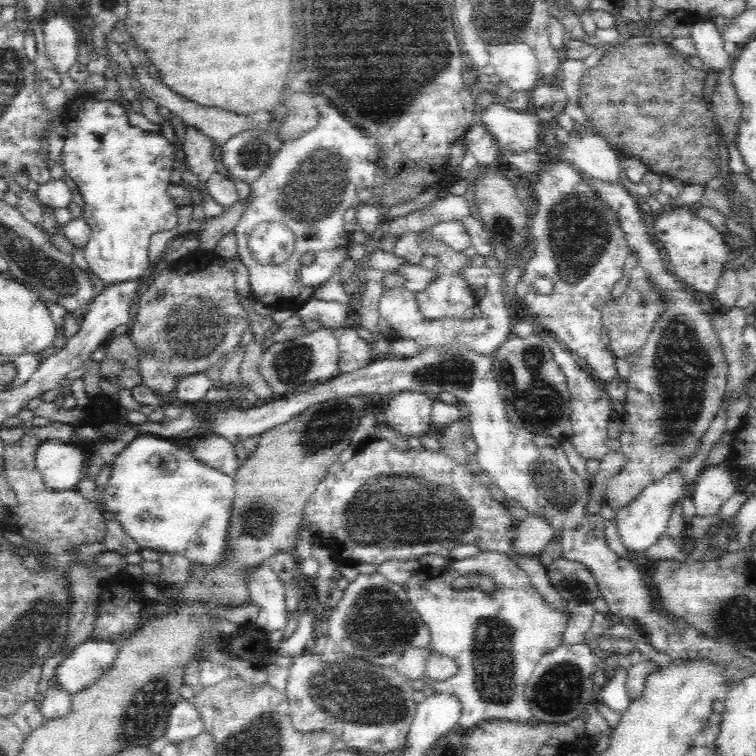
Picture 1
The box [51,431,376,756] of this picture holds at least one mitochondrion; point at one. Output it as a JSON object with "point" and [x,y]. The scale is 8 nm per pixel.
{"point":[143,717]}

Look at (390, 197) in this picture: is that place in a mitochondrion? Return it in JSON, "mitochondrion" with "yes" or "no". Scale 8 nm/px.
{"mitochondrion":"no"}

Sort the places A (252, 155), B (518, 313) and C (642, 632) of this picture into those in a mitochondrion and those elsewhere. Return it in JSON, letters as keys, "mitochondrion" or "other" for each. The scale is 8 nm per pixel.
{"A":"mitochondrion","B":"other","C":"other"}

